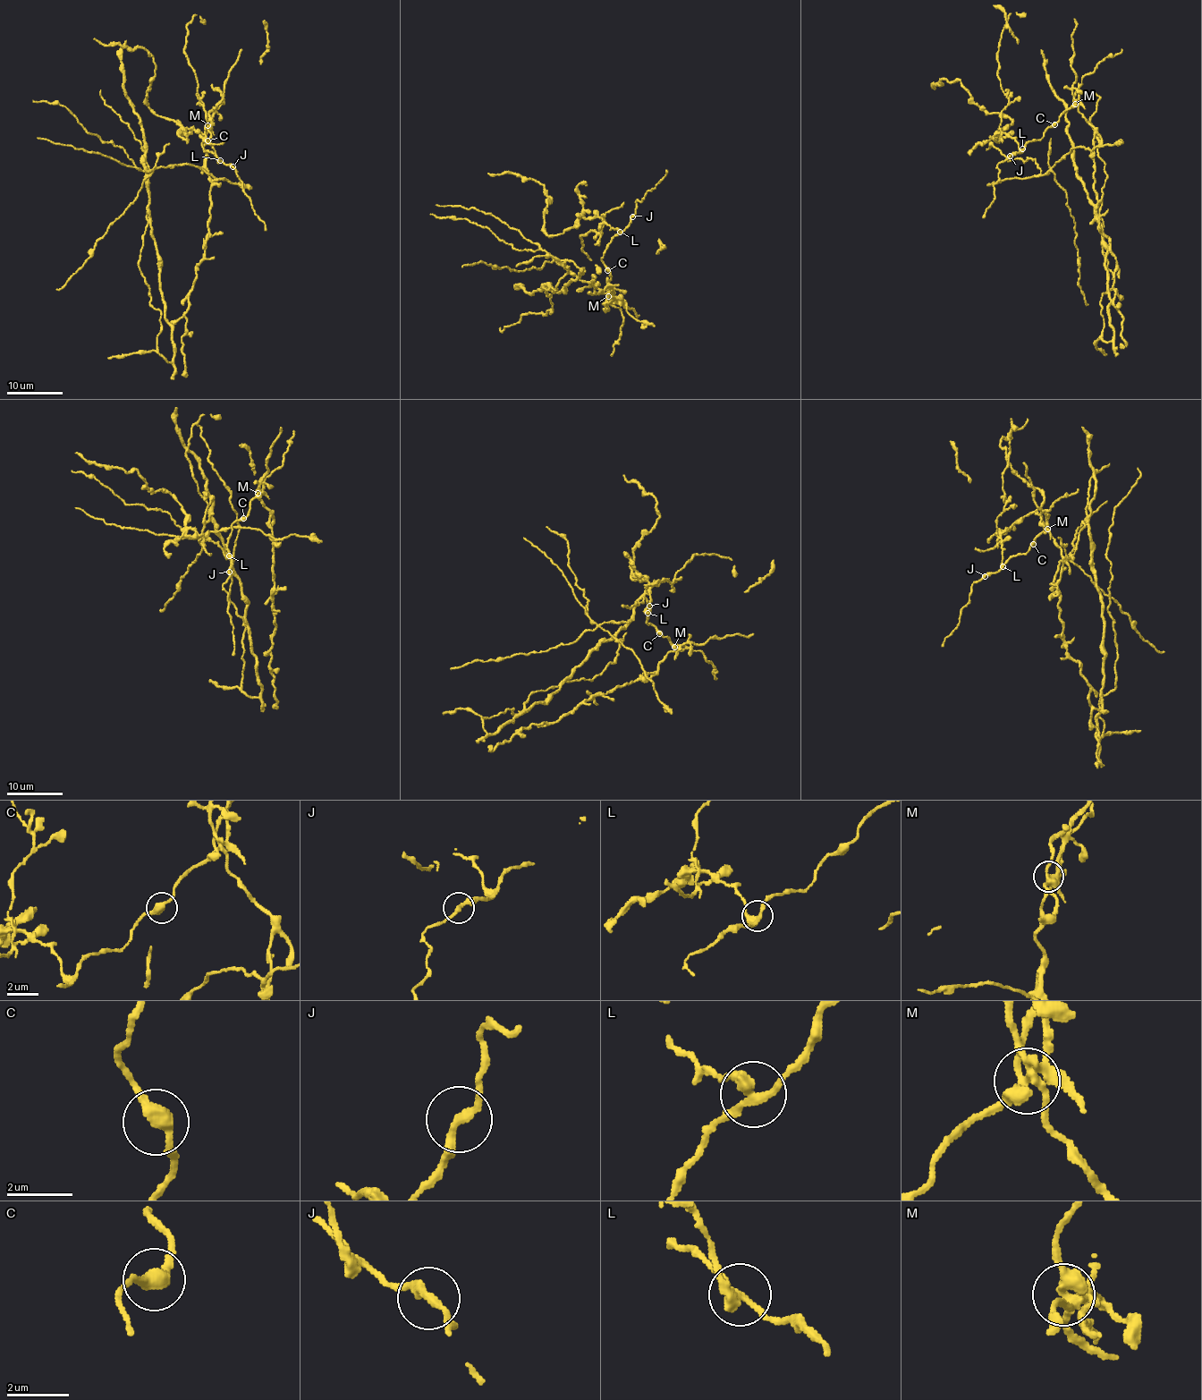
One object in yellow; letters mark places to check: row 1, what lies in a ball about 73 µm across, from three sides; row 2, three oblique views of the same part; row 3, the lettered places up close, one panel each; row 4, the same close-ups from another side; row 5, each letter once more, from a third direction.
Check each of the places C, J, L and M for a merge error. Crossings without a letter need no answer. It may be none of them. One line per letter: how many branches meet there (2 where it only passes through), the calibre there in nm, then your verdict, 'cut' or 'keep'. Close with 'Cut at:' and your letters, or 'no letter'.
C: 2 branches meet; 380 nm thick; keep
J: 2 branches meet; 240 nm thick; keep
L: 3 branches meet; 260 nm thick; cut
M: 5 branches meet; 340 nm thick; cut
Cut at: L, M

